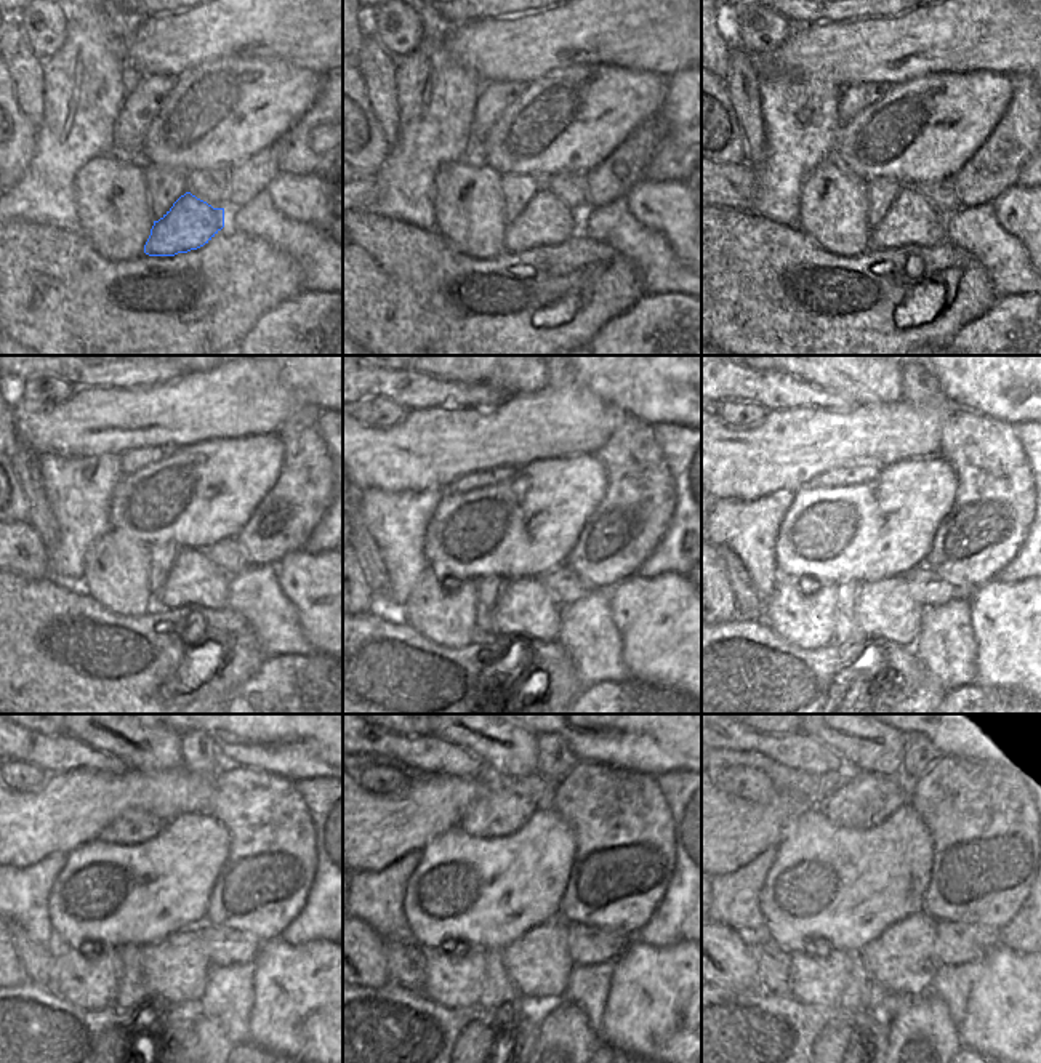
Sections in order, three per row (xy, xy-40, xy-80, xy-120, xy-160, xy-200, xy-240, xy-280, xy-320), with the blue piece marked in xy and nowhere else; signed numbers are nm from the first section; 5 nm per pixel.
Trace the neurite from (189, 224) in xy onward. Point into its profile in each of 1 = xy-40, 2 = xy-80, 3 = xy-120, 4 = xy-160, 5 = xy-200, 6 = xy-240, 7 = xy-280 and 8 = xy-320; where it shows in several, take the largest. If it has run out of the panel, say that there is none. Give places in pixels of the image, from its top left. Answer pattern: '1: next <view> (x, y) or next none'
1: next xy-40 (546, 221)
2: next xy-80 (910, 221)
3: next xy-120 (194, 580)
4: next xy-160 (524, 609)
5: next xy-200 (886, 610)
6: next xy-240 (175, 969)
7: next xy-280 (538, 964)
8: next xy-320 (904, 961)

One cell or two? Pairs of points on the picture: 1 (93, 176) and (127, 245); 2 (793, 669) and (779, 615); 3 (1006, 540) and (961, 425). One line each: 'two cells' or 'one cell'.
1: one cell
2: two cells
3: one cell

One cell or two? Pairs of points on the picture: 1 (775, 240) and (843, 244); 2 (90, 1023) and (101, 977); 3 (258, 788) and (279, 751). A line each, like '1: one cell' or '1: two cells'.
1: two cells
2: two cells
3: two cells

